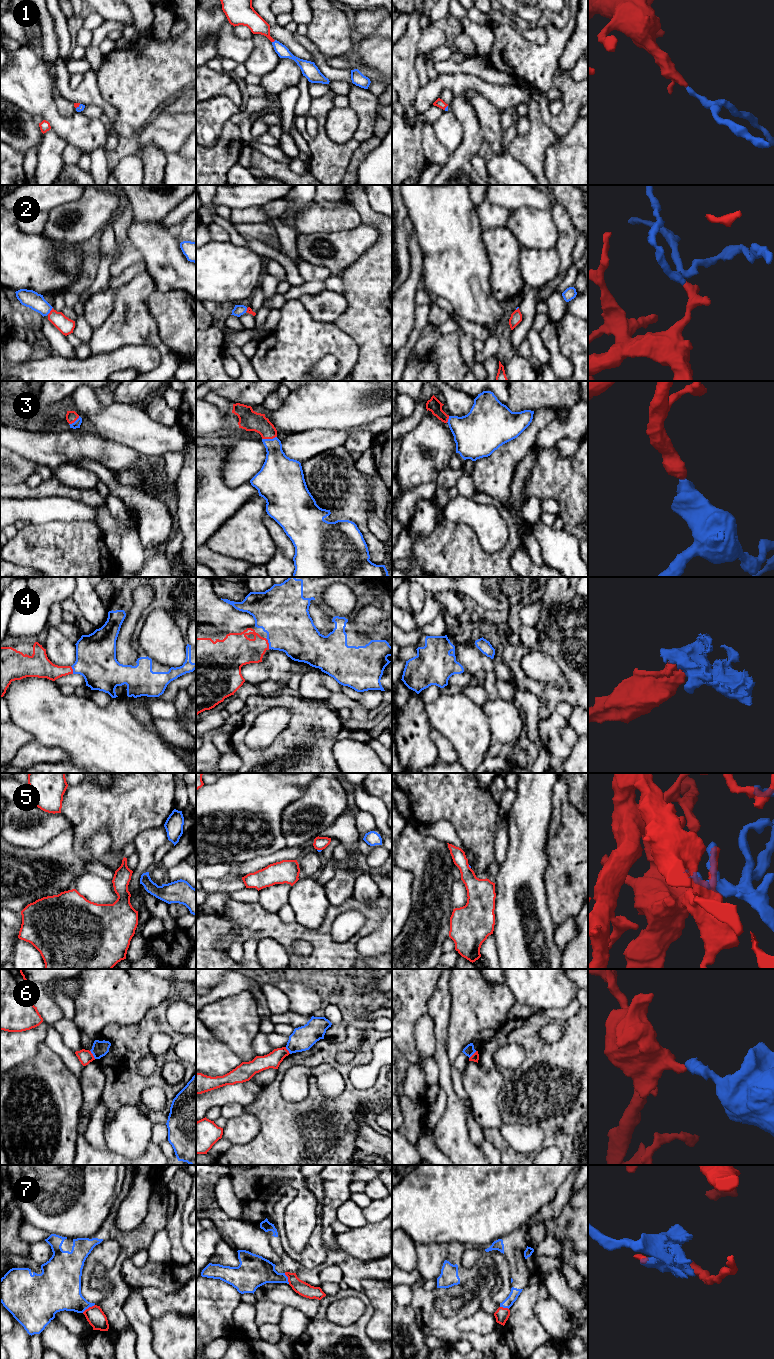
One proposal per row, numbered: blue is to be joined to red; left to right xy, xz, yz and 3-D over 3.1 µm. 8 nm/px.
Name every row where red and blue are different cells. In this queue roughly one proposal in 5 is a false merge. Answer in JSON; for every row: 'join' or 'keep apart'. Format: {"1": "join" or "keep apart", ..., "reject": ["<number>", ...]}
{"1": "join", "2": "join", "3": "join", "4": "join", "5": "join", "6": "keep apart", "7": "keep apart", "reject": ["6", "7"]}

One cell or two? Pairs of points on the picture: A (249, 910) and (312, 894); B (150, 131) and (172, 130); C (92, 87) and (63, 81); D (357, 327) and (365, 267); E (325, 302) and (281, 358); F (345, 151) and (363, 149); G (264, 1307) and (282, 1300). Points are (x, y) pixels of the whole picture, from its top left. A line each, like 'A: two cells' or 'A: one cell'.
A: two cells
B: one cell
C: one cell
D: one cell
E: two cells
F: two cells
G: one cell

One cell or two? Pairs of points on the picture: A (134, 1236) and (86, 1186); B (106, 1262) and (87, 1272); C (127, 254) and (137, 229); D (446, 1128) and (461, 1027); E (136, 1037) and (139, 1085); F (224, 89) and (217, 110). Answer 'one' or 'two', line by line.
A: two
B: one
C: two
D: two
E: one
F: two

